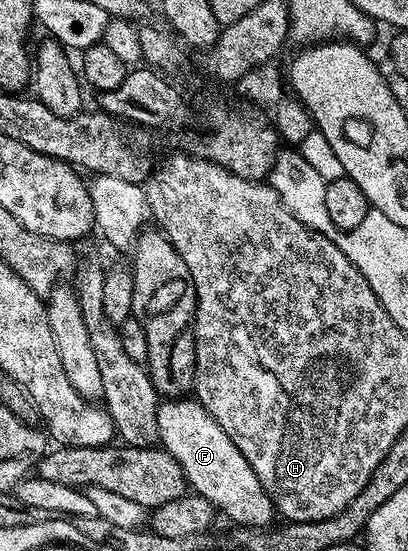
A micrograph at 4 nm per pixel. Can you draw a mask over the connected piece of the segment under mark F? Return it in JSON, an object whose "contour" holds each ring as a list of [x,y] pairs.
{"contour":[[[166,398],[158,406],[158,444],[165,448],[176,462],[180,462],[180,470],[184,470],[186,483],[197,495],[208,498],[212,506],[219,513],[222,512],[231,520],[235,526],[247,528],[269,528],[275,523],[276,509],[270,496],[260,486],[260,478],[248,466],[244,454],[236,450],[236,442],[224,434],[224,430],[208,414],[208,410],[203,404],[199,404],[194,398]]]}

